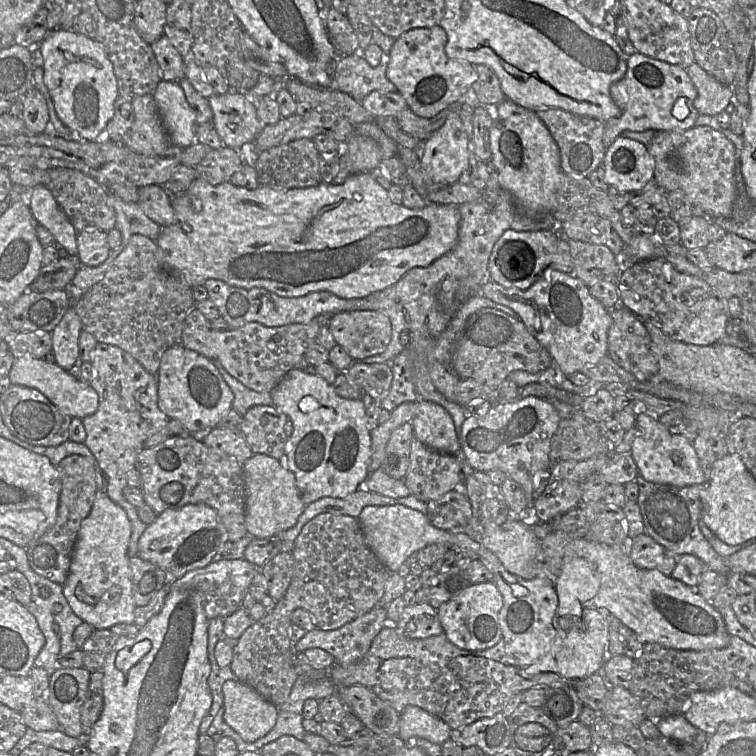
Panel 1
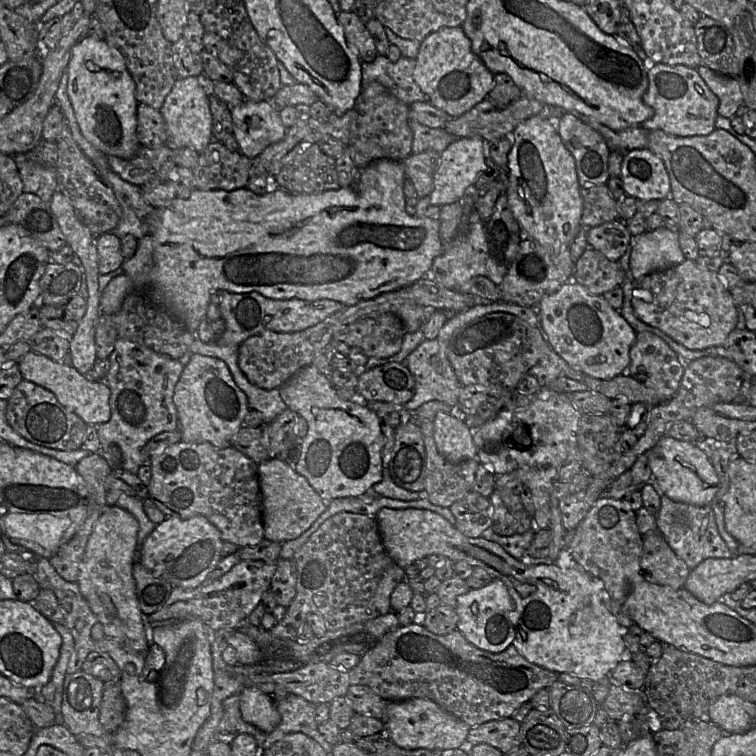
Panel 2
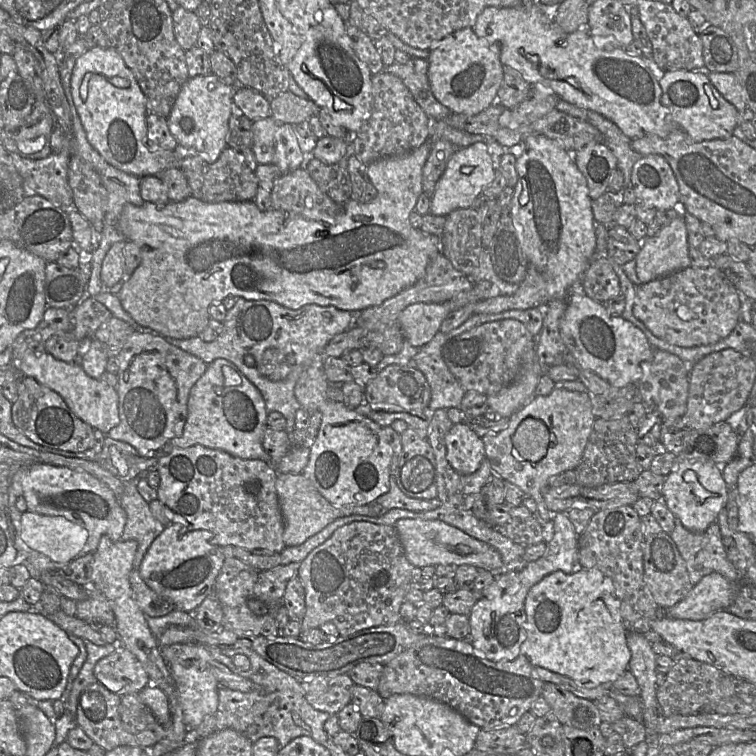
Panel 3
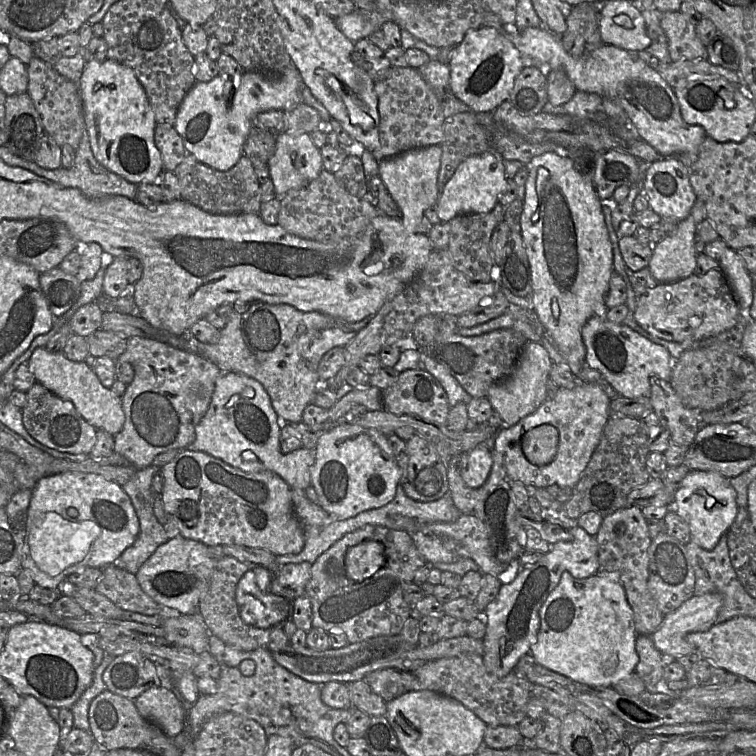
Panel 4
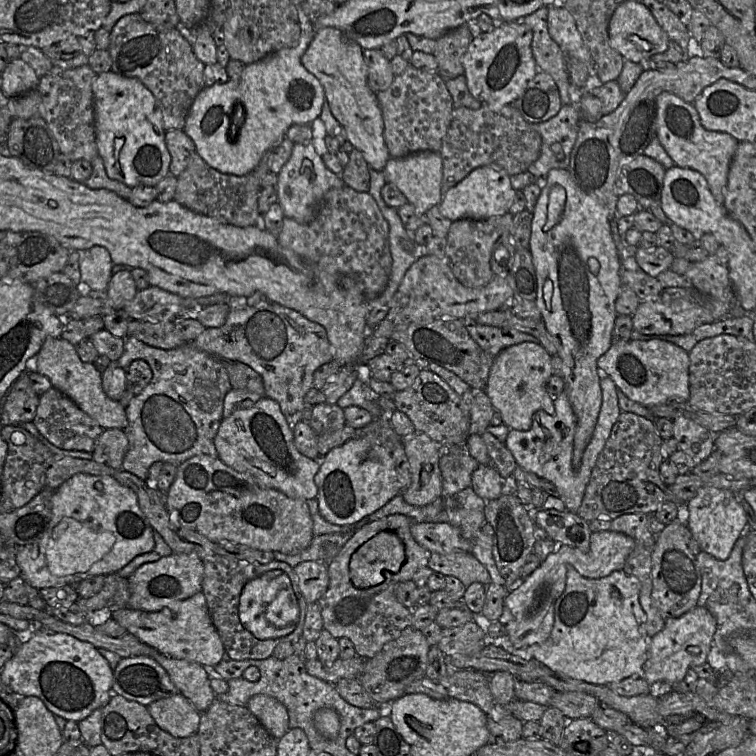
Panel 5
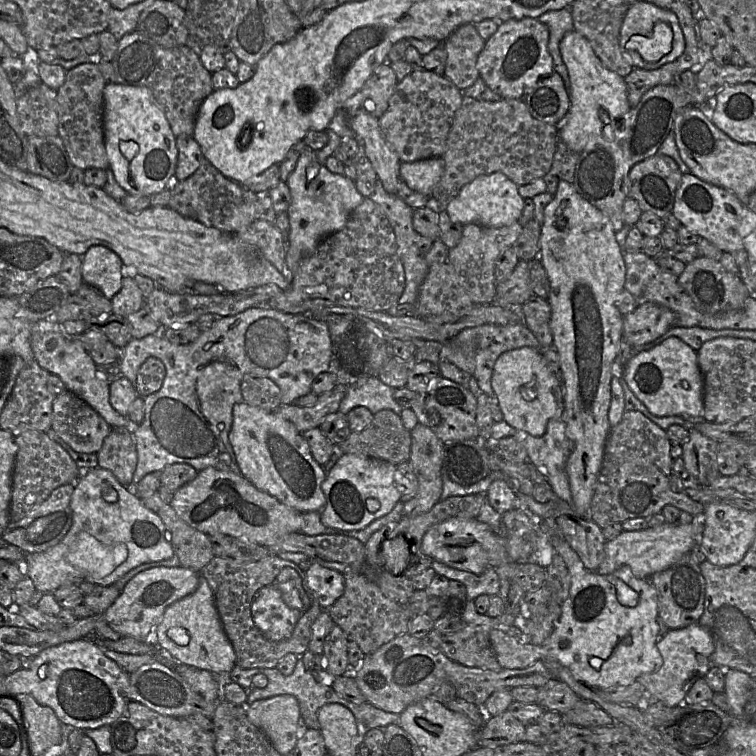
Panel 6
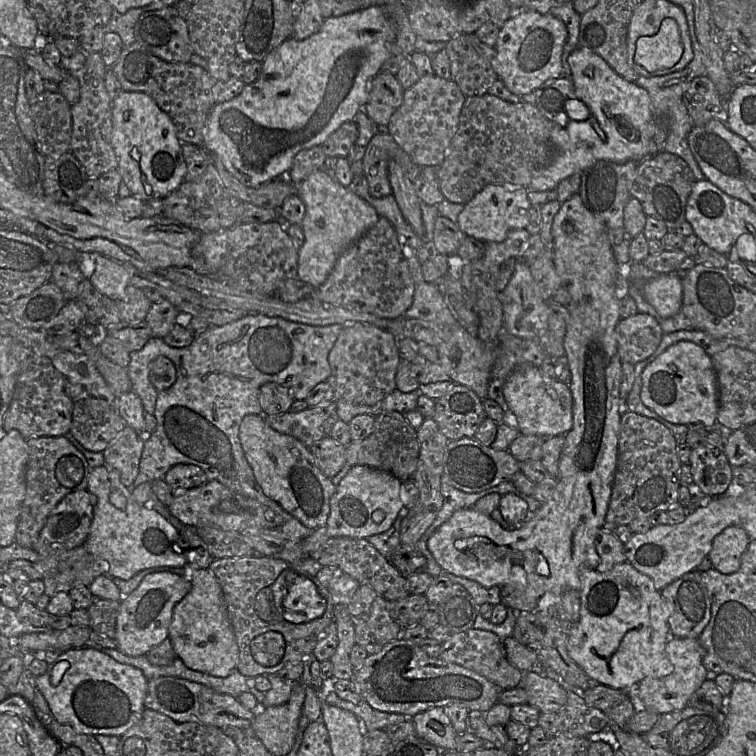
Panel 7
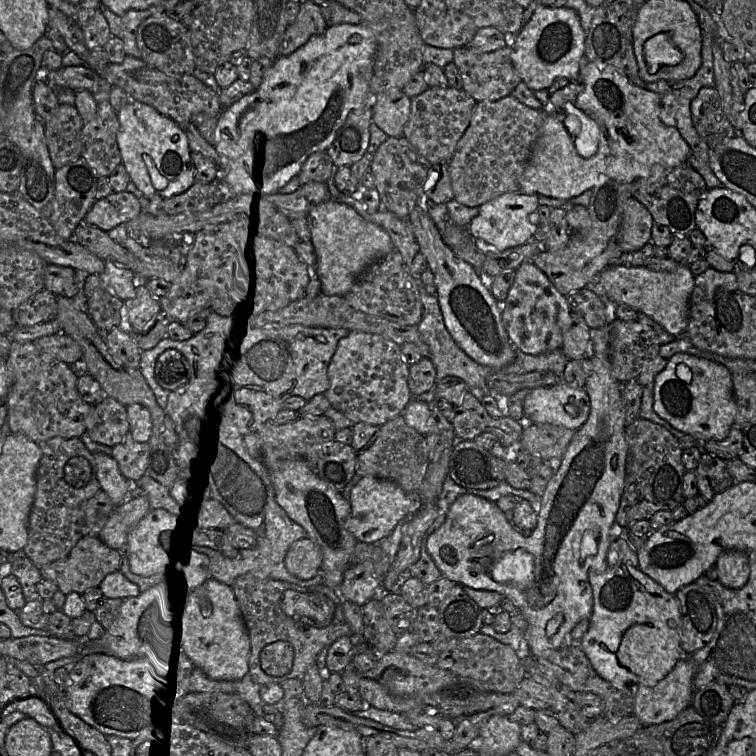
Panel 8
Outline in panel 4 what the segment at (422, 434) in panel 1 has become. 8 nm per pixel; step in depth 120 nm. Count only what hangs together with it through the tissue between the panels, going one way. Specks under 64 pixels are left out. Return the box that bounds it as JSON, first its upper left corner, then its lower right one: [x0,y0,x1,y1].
[458,444,492,488]

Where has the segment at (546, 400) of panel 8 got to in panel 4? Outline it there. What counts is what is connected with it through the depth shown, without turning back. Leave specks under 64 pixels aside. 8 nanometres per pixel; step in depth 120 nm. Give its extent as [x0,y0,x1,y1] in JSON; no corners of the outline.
[486,342,553,429]

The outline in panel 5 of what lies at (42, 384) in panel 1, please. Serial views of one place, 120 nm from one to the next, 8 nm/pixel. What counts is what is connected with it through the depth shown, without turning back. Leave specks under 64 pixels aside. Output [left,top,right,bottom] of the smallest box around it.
[35,337,127,430]

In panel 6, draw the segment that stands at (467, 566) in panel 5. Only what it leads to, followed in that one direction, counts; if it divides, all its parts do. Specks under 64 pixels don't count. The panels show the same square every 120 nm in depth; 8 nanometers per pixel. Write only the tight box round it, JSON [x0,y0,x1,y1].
[431,560,500,600]

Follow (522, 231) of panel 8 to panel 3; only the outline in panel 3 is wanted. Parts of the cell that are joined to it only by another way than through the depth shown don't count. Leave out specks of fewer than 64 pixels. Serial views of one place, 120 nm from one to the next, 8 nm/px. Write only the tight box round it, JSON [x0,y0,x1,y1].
[430,142,495,216]

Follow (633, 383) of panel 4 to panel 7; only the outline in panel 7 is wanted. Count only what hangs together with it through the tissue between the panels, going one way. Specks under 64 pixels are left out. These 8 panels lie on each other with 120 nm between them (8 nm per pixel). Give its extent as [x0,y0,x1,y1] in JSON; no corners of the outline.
[640,341,718,428]

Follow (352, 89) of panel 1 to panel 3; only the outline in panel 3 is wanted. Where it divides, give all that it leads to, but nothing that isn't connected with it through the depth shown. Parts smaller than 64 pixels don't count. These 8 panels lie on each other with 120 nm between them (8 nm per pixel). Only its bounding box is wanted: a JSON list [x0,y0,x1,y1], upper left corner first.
[384,58,452,120]

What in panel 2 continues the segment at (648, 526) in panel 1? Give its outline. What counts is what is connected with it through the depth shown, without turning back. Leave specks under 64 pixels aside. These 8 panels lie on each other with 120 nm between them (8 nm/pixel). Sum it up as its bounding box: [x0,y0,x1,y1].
[655,494,734,569]

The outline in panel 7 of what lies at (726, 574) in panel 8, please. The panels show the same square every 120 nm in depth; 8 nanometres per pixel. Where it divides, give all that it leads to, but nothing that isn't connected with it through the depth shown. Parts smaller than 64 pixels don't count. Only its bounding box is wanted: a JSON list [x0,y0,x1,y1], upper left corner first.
[709,526,750,574]

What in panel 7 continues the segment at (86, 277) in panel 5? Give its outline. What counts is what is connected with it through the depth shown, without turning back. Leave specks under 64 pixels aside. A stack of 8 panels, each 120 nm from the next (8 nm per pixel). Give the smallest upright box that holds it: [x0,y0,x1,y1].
[89,254,130,302]

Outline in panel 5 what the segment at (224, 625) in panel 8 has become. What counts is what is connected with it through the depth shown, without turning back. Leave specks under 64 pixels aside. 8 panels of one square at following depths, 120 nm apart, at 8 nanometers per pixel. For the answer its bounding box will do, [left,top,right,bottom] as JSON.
[108,591,226,667]

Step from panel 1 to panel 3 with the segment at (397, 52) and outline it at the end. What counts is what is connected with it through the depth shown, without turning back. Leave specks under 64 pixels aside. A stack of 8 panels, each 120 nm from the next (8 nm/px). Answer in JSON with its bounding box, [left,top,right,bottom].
[428,27,504,115]

